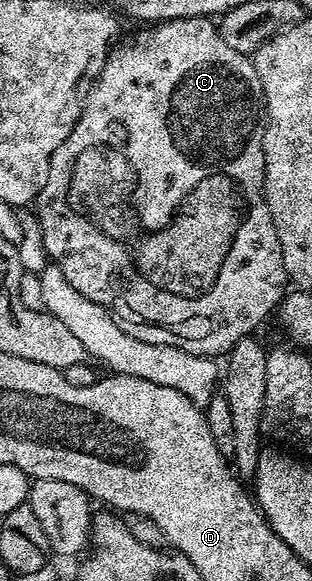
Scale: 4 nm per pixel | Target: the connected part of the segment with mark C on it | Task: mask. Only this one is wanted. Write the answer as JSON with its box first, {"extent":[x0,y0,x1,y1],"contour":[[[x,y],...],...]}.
{"extent":[34,18,288,480],"contour":[[[178,18],[169,22],[157,22],[151,28],[144,28],[144,31],[137,36],[133,42],[128,42],[125,46],[117,45],[115,49],[109,53],[104,60],[104,65],[99,67],[96,83],[92,86],[92,91],[88,94],[88,99],[83,99],[80,115],[74,124],[74,128],[70,132],[70,136],[66,136],[66,140],[62,140],[62,144],[58,144],[58,152],[54,152],[54,156],[50,160],[50,172],[46,176],[46,184],[42,188],[40,197],[34,203],[36,209],[36,218],[40,221],[38,232],[44,241],[44,251],[48,253],[49,259],[60,269],[62,276],[66,276],[66,280],[74,288],[78,288],[78,292],[82,292],[82,296],[86,296],[86,300],[94,300],[94,304],[103,306],[109,314],[115,316],[126,327],[130,336],[134,336],[138,340],[146,340],[146,344],[162,344],[163,346],[177,346],[191,354],[203,354],[205,356],[217,356],[216,354],[224,354],[228,350],[228,359],[225,360],[224,366],[222,362],[222,393],[224,399],[230,404],[230,416],[234,416],[234,444],[236,445],[236,456],[234,459],[234,470],[241,479],[248,480],[253,477],[256,466],[256,458],[262,449],[262,435],[260,432],[260,413],[262,412],[262,404],[266,400],[266,360],[269,351],[264,350],[264,346],[256,338],[244,338],[251,330],[256,330],[268,318],[268,313],[275,311],[280,305],[286,293],[286,283],[288,282],[288,273],[284,270],[284,261],[282,260],[282,244],[278,244],[278,232],[274,228],[274,220],[270,216],[270,208],[264,199],[264,124],[266,115],[264,112],[264,93],[262,92],[262,84],[258,80],[258,72],[256,66],[252,62],[249,55],[242,52],[234,52],[234,48],[230,48],[230,44],[226,44],[226,40],[222,40],[220,31],[215,21],[203,18]]]}

